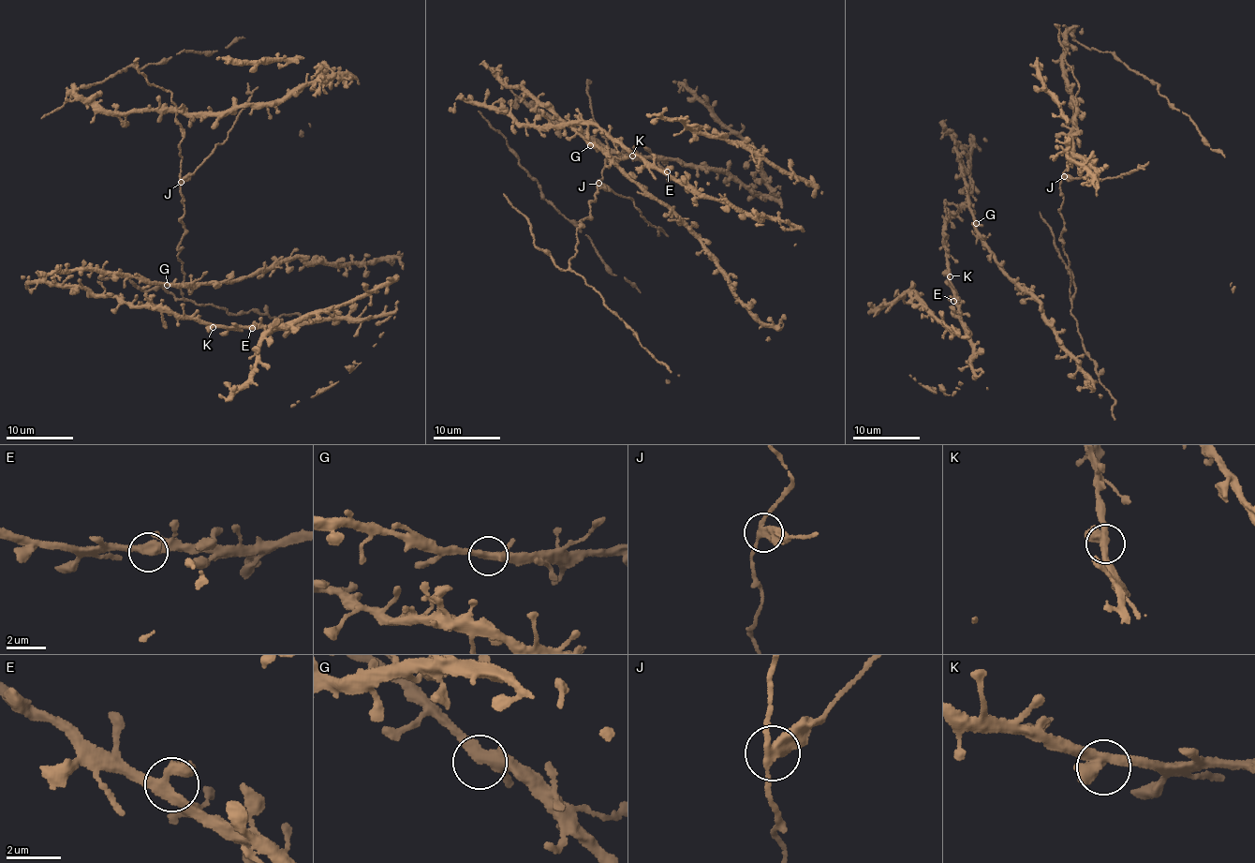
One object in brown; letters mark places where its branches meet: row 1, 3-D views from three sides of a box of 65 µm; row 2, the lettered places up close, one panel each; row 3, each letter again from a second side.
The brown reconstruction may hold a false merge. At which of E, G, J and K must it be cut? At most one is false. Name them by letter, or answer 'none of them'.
J

